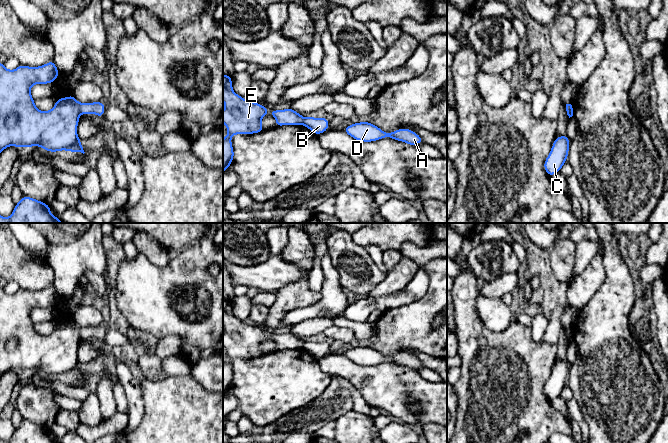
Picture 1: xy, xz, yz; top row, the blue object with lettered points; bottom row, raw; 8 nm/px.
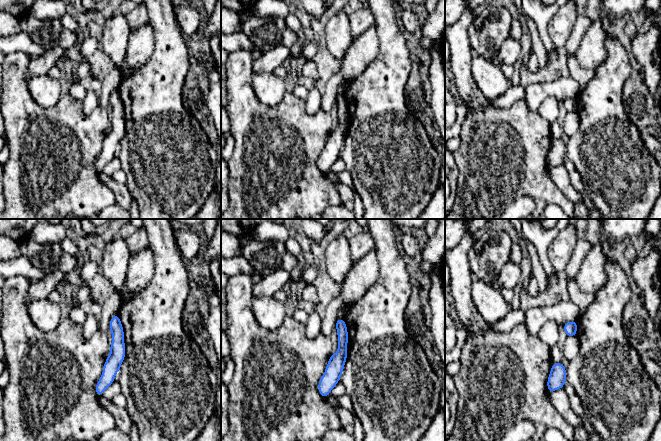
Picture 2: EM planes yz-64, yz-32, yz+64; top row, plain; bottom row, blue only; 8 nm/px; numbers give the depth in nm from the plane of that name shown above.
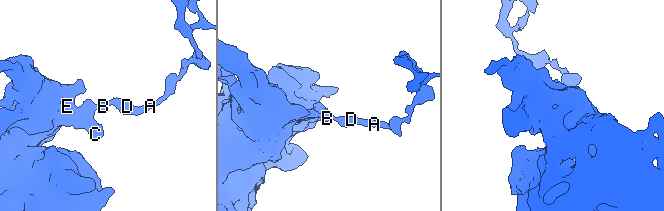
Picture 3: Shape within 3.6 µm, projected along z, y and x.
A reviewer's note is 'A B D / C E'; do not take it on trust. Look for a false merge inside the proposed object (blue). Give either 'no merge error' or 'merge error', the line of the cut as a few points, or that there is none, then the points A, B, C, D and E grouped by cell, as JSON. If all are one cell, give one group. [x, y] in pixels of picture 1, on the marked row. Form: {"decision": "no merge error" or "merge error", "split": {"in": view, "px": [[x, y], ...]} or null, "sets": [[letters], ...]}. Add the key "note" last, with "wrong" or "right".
{"decision": "merge error", "split": {"in": "xy", "px": [[80, 103], [79, 110], [81, 113]]}, "sets": [["A", "B", "D"], ["C", "E"]], "note": "right"}

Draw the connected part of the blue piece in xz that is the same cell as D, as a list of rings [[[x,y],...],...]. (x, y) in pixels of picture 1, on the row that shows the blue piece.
[[[370,122],[352,123],[344,128],[343,131],[355,140],[362,142],[373,142],[390,137],[393,140],[406,142],[410,146],[423,143],[423,139],[408,128],[401,128],[391,133],[386,133]]]

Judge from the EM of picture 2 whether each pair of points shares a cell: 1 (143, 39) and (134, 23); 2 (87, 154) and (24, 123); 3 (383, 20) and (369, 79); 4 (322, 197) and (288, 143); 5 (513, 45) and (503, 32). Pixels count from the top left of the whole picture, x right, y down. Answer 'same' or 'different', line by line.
1: different
2: same
3: same
4: same
5: different

